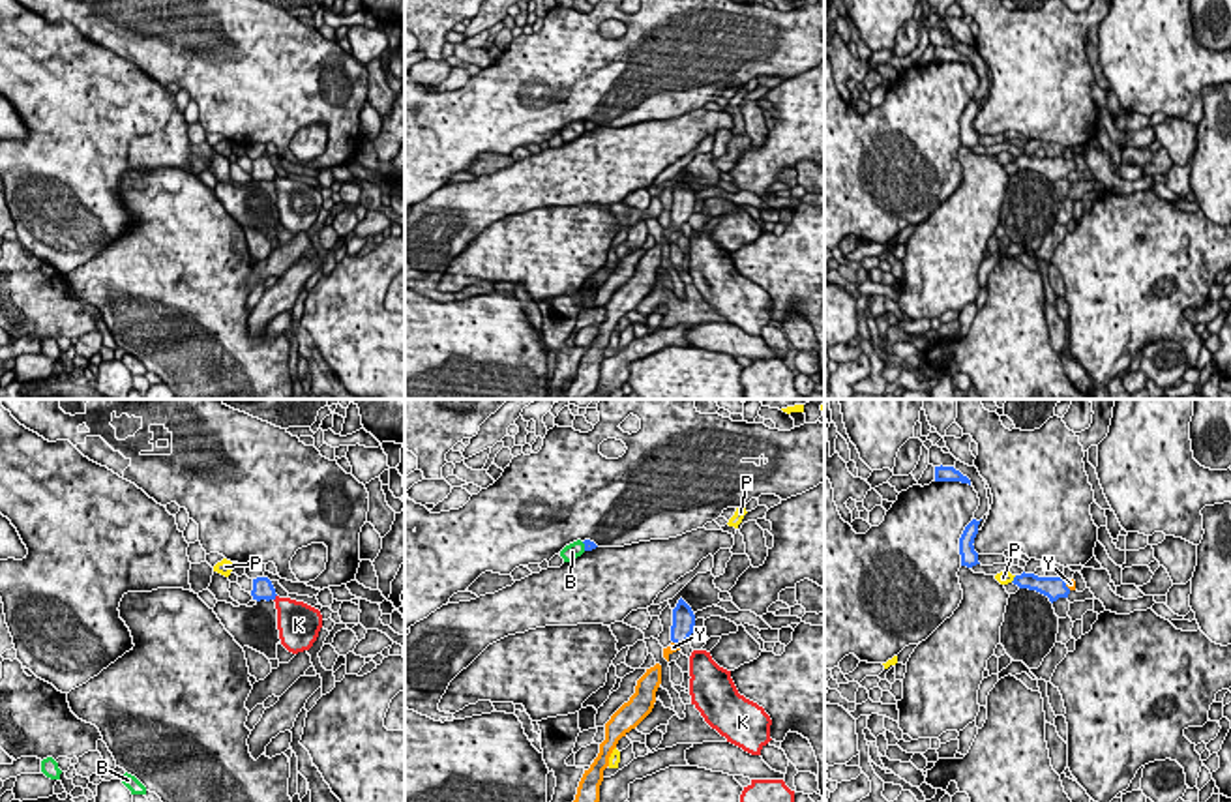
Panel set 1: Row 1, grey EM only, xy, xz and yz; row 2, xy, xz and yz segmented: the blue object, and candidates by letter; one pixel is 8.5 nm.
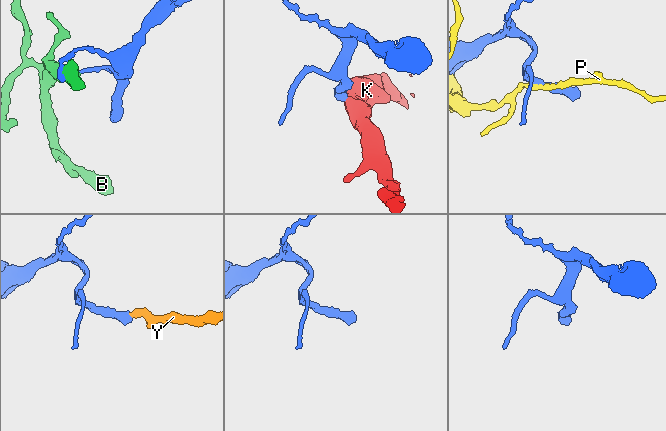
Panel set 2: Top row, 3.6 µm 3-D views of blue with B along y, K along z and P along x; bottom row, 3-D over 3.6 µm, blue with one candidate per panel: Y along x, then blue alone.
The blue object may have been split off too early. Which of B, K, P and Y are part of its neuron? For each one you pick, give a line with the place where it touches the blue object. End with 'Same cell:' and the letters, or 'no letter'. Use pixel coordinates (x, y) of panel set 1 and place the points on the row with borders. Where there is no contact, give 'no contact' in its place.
Y: contact yz (1065, 585)
Same cell: Y

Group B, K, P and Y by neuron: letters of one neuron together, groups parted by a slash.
B / K / P / Y

